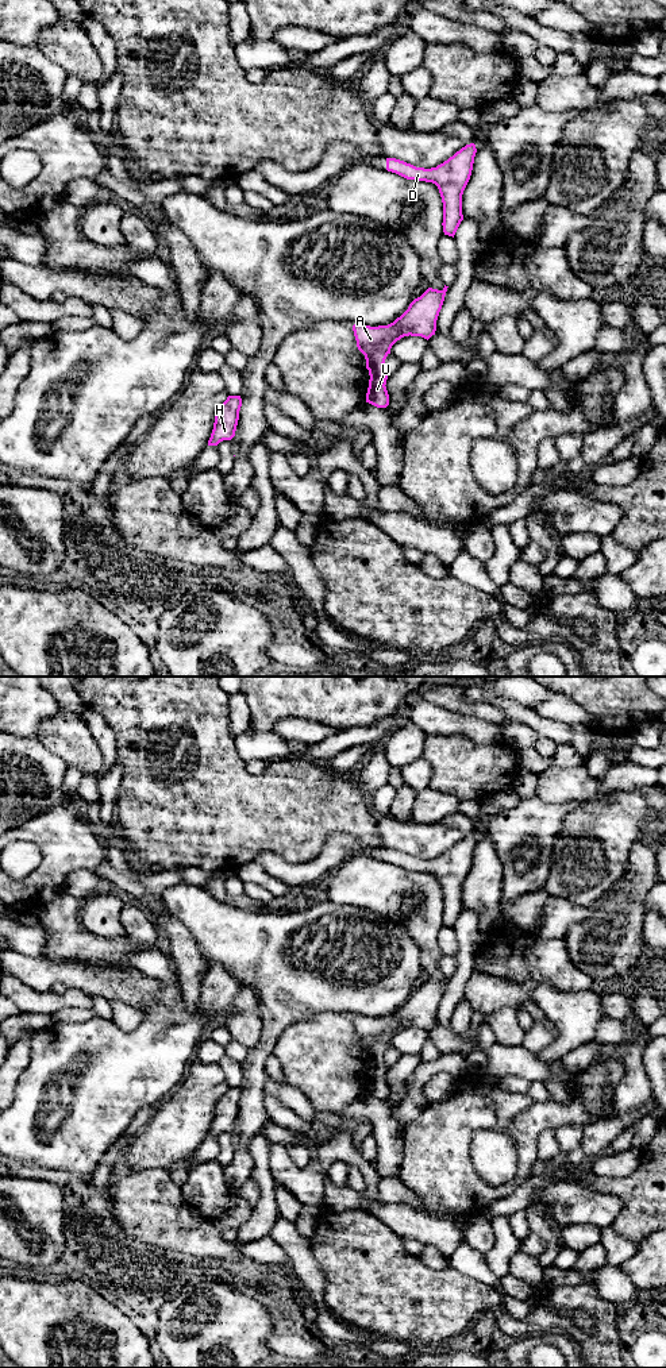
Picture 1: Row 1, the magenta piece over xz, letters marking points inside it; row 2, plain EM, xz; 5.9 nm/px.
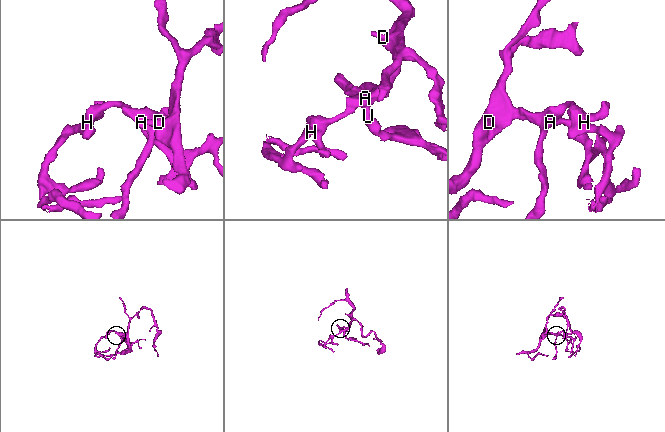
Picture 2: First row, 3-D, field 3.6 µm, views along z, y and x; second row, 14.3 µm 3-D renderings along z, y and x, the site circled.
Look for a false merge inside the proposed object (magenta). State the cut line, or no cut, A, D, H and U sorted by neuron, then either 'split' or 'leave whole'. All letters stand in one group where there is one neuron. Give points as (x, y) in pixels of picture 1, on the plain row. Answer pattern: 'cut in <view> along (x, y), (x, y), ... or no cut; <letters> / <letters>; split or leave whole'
no cut; A D H U; leave whole

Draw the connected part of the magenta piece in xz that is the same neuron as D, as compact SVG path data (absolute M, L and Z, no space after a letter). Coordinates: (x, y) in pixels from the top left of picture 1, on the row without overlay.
M466 836L436 859L424 860L396 849L386 849L386 862L407 871L432 874L438 878L443 894L443 924L455 926L462 906L462 886L470 871L477 840Z

